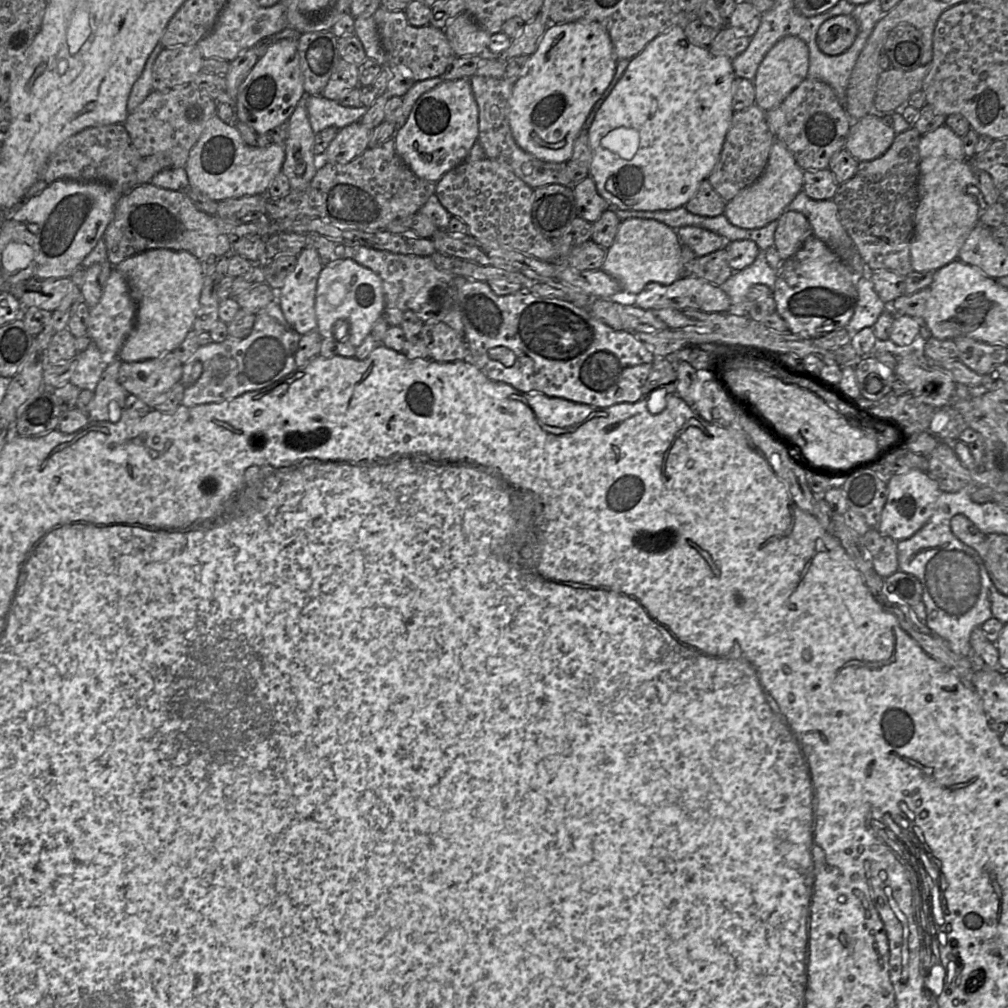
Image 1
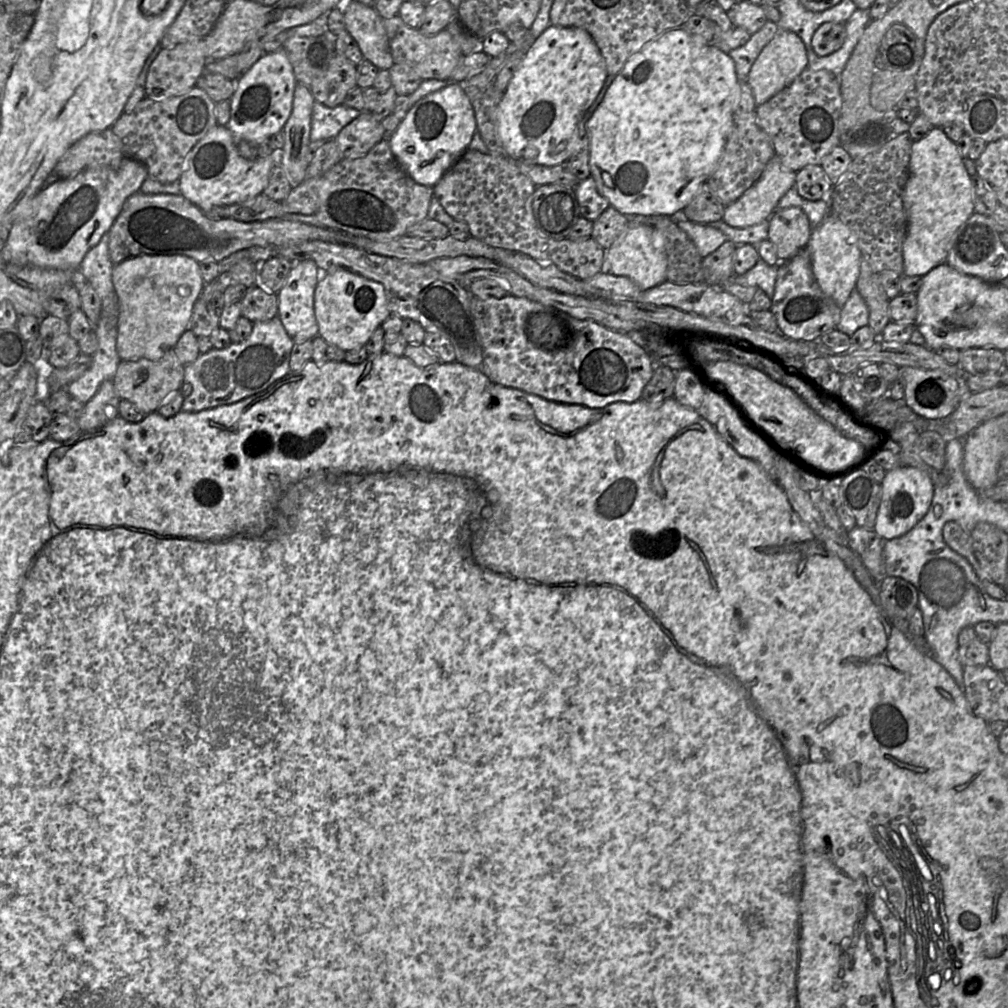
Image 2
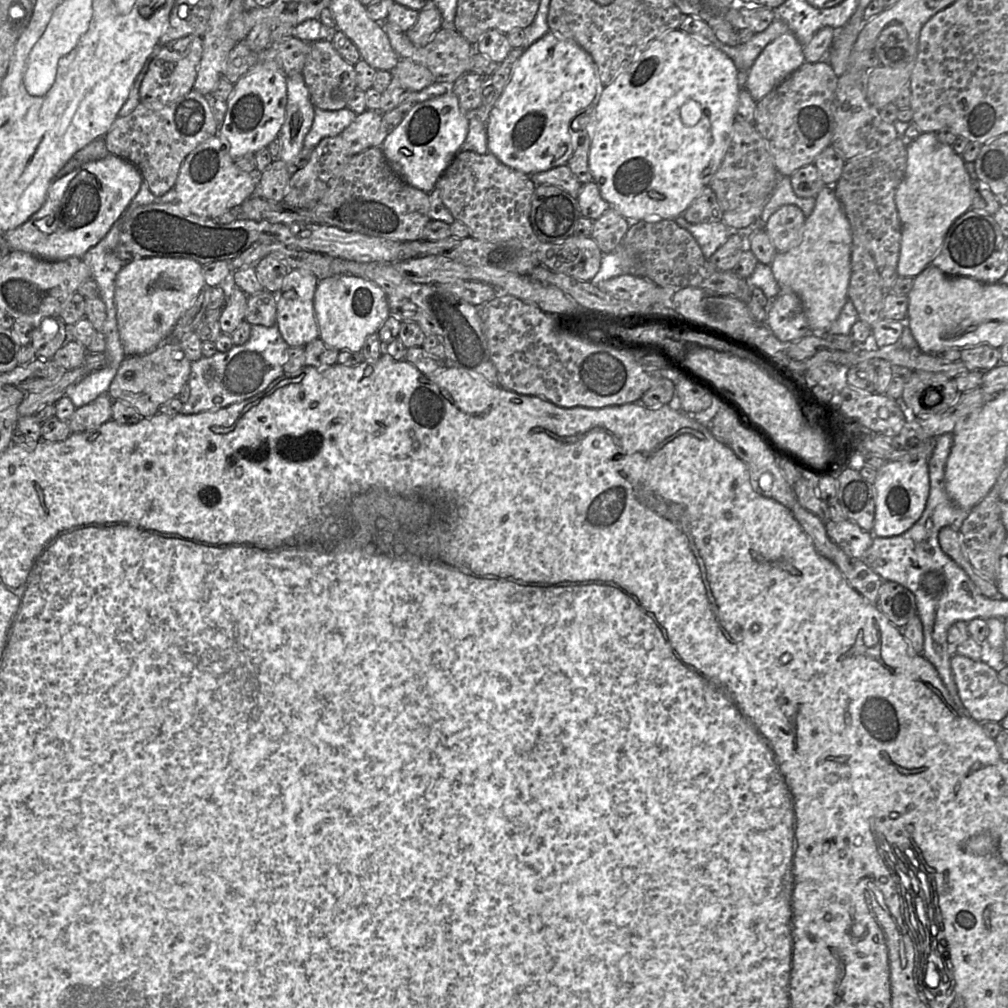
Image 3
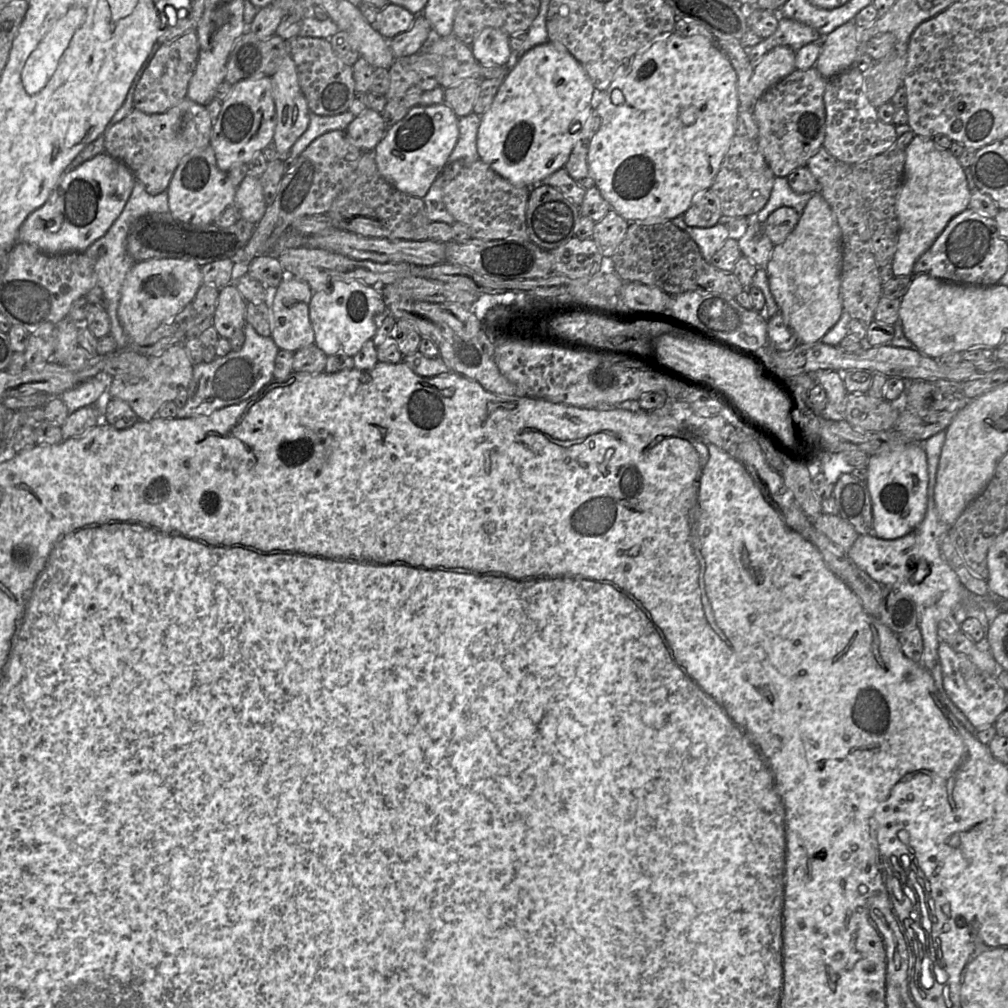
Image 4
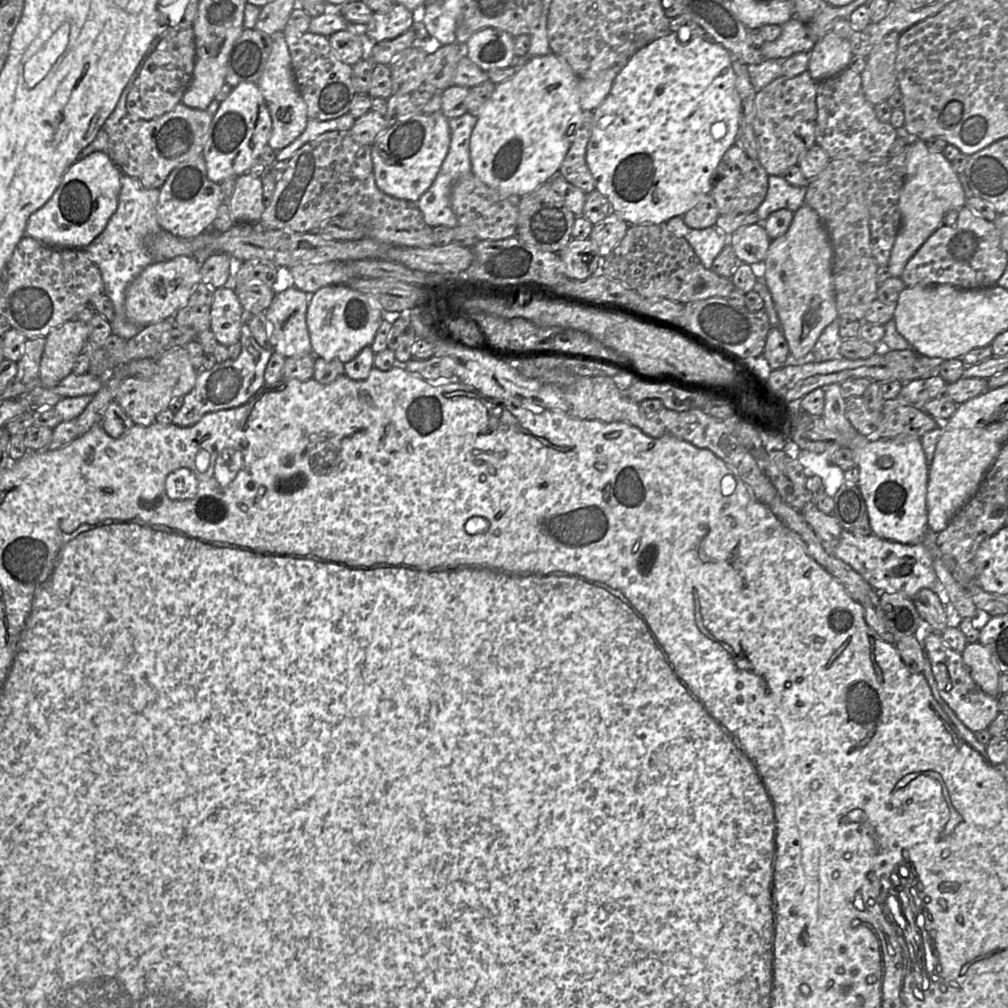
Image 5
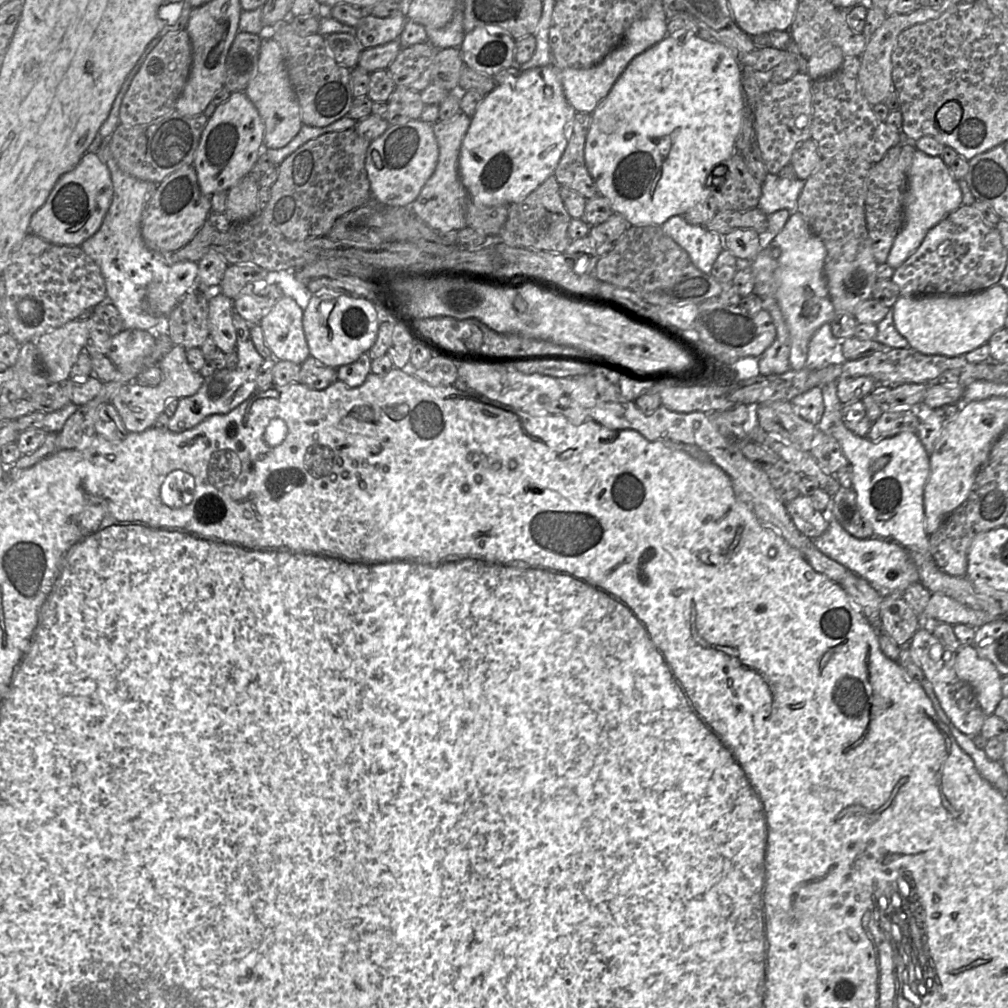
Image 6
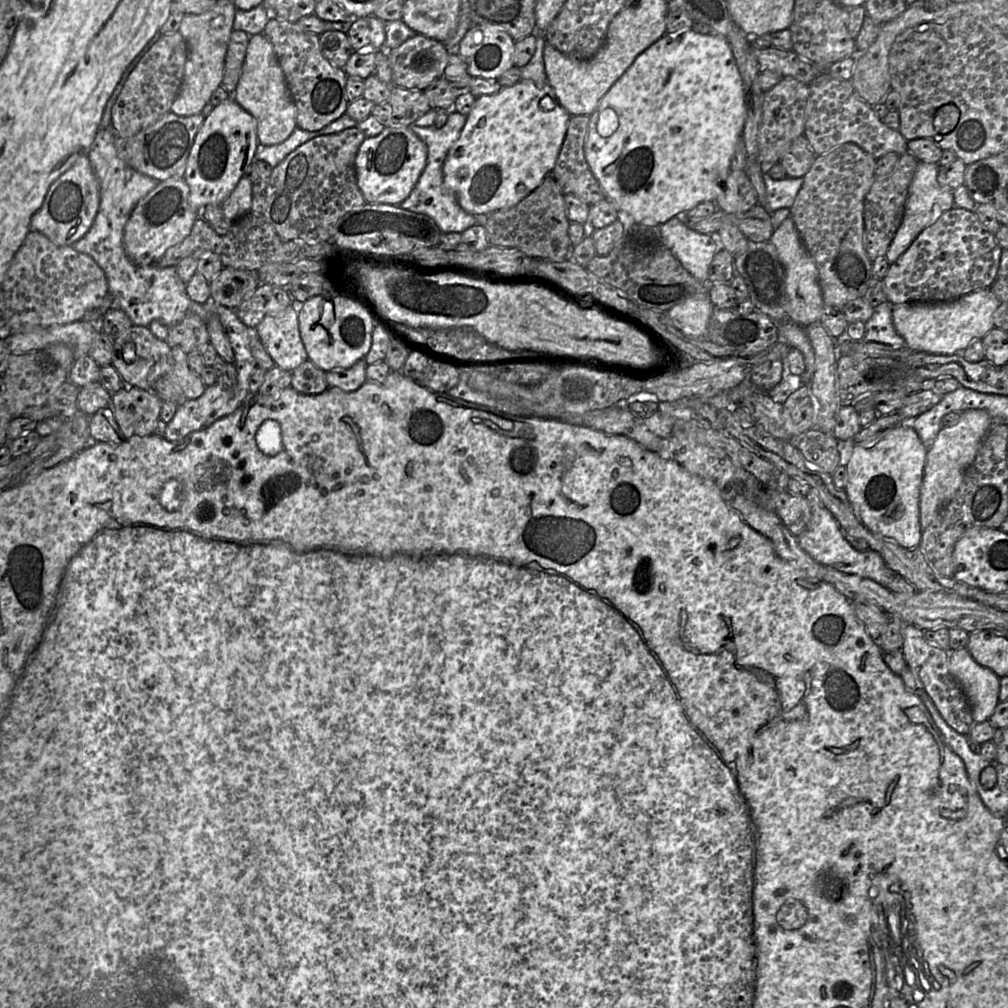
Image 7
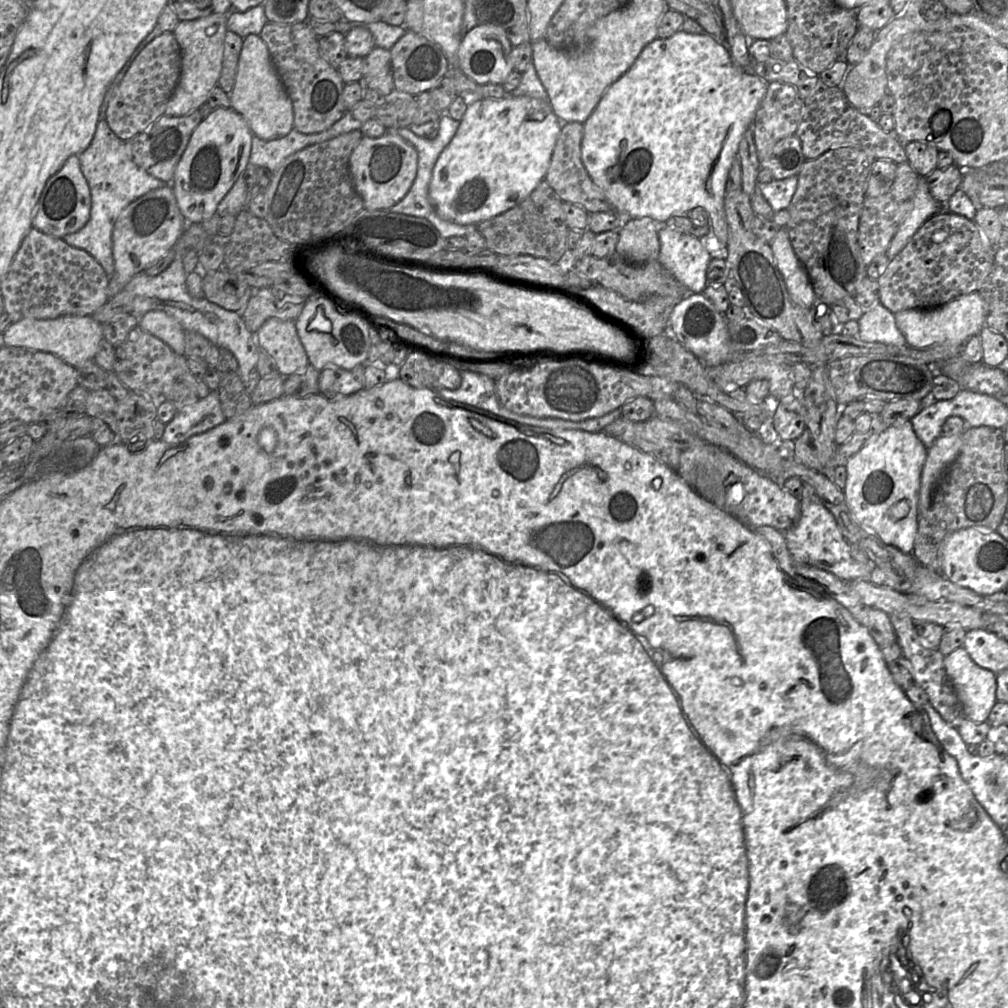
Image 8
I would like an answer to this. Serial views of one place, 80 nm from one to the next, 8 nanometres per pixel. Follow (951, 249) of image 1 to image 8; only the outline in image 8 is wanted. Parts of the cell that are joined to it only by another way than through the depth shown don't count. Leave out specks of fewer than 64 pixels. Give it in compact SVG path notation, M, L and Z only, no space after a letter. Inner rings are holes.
M920 176L914 194L913 206L895 233L886 252L889 260L894 258L909 242L920 226L942 210L929 191L926 177Z

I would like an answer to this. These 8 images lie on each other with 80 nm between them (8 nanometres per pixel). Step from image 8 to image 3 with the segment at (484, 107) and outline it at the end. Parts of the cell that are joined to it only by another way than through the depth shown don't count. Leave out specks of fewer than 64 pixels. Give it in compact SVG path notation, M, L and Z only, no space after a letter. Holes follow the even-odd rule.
M548 31L542 38L534 42L528 49L524 51L523 55L517 61L511 77L500 98L490 110L486 123L488 152L493 154L500 162L506 166L520 171L528 176L550 170L563 164L567 164L569 158L576 149L578 140L578 132L575 132L574 129L571 129L570 124L574 118L585 112L585 110L590 106L593 99L595 98L597 89L597 70L591 56L575 42L562 38L553 32Z

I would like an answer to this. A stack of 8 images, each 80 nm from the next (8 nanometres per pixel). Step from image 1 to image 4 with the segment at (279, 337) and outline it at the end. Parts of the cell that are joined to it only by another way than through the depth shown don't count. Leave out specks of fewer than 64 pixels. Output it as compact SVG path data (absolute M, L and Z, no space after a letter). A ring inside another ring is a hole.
M250 324L243 328L245 342L239 351L216 357L211 363L201 362L194 366L188 386L185 406L178 409L176 418L185 419L209 415L219 409L238 404L255 395L273 381L273 370L279 348L271 337L259 335Z

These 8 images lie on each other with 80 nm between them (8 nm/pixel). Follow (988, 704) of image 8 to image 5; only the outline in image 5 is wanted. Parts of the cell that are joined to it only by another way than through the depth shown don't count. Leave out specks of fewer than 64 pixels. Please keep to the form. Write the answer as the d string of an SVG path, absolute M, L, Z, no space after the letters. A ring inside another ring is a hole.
M968 643L961 653L964 665L979 688L986 694L1000 696L998 670L990 650L980 643Z

